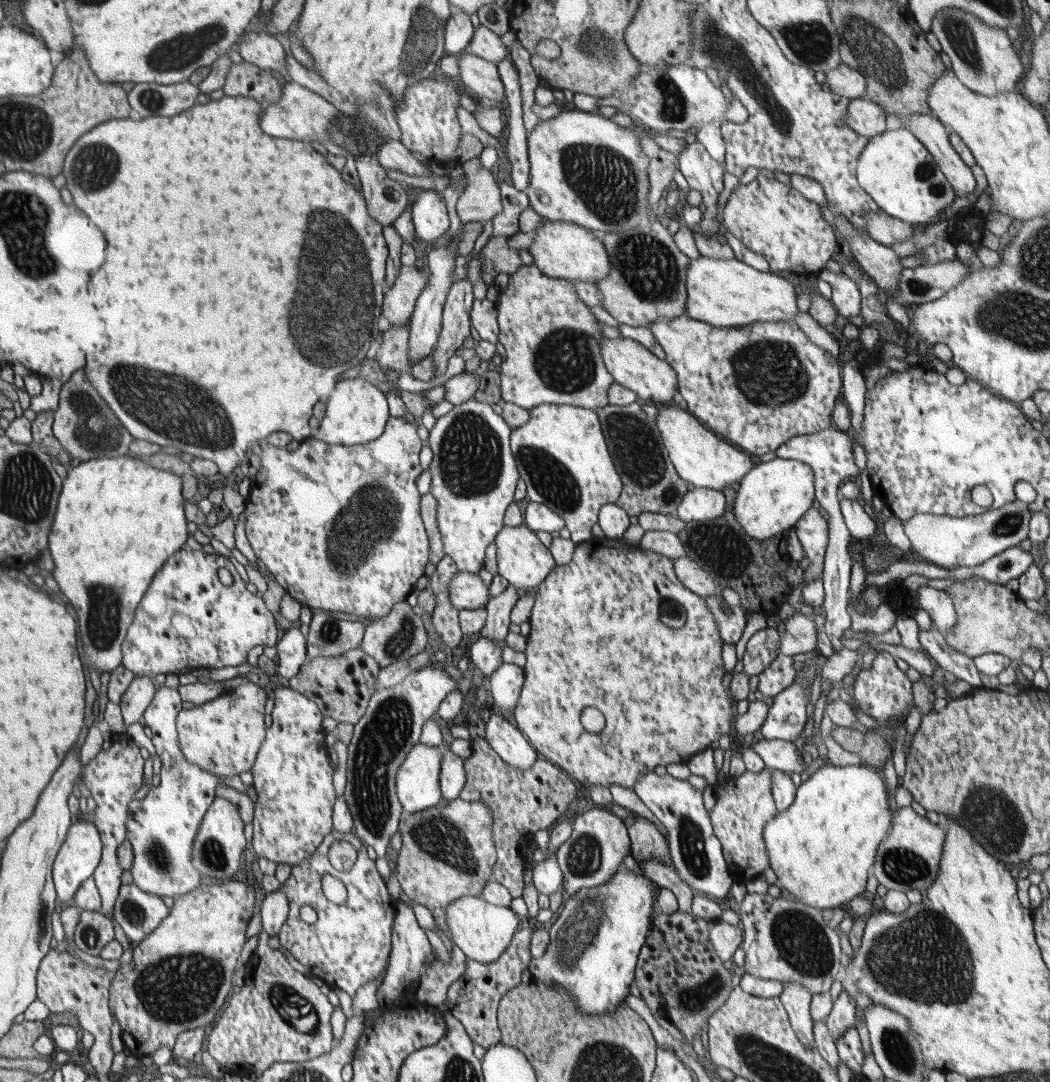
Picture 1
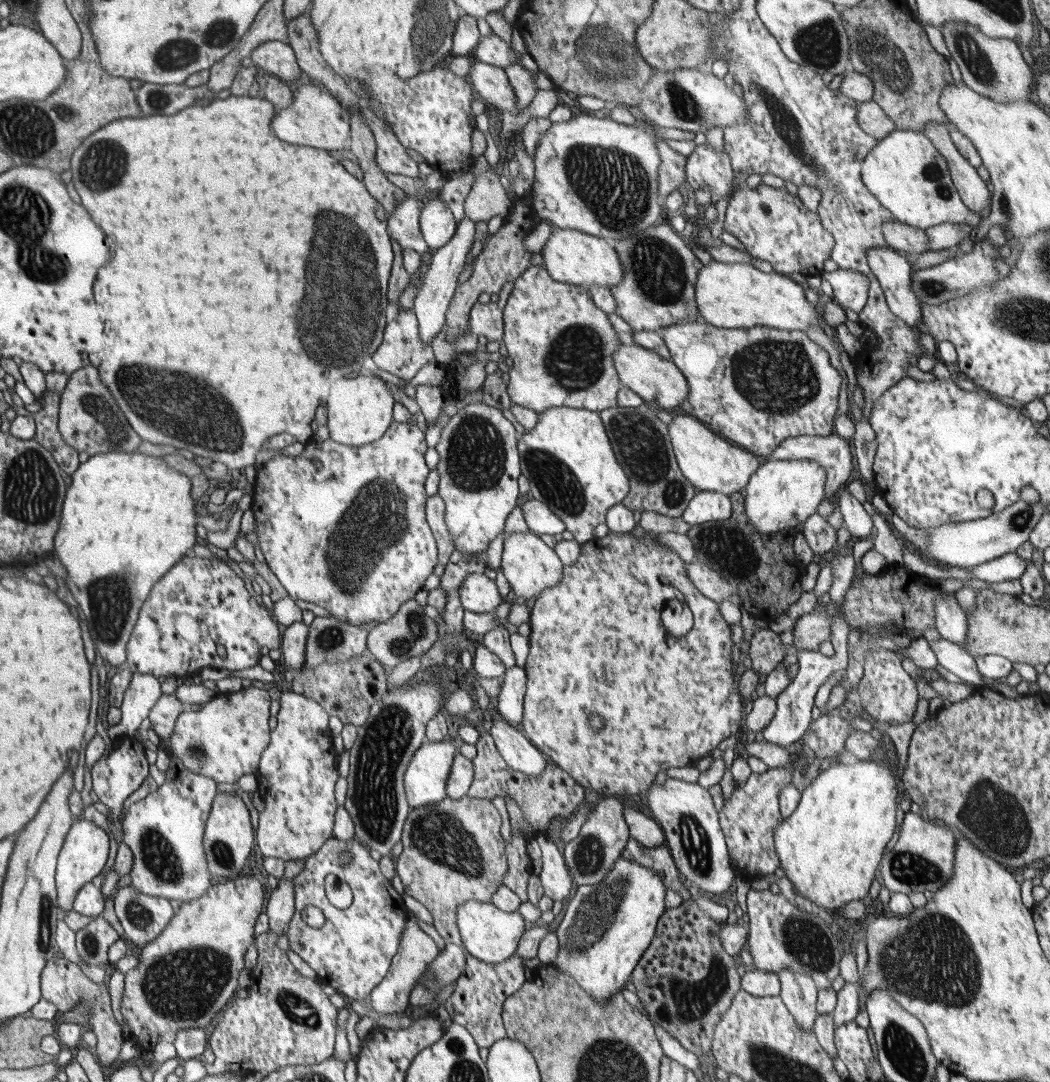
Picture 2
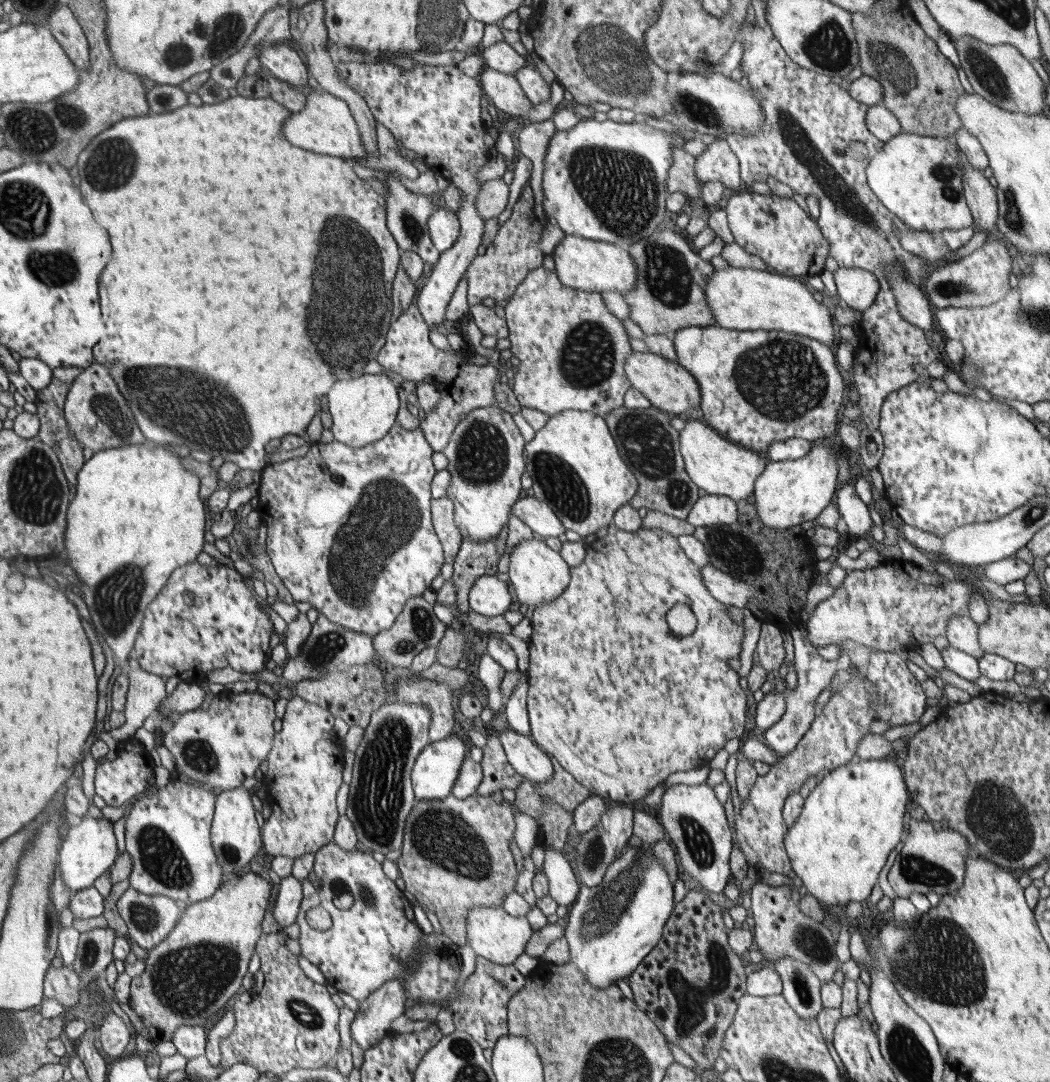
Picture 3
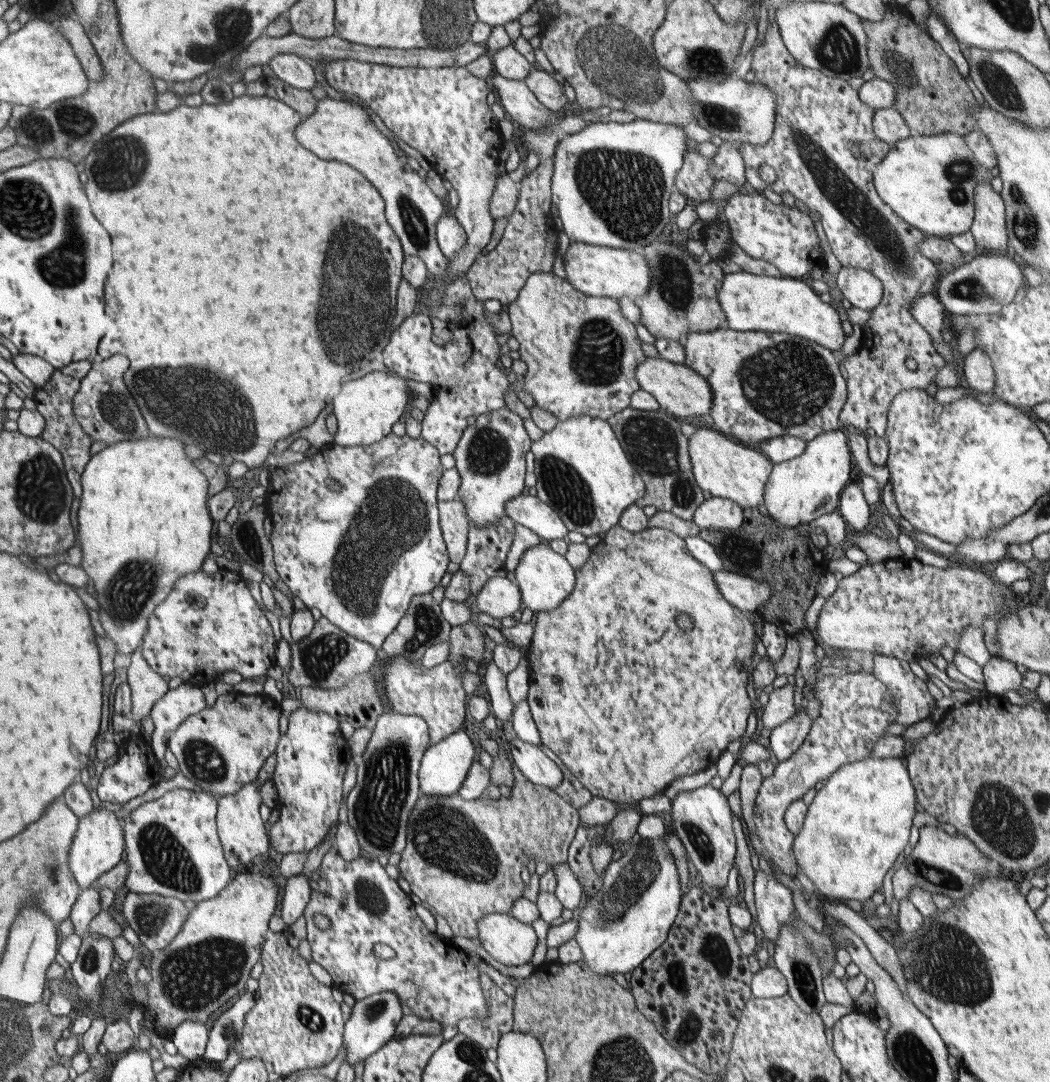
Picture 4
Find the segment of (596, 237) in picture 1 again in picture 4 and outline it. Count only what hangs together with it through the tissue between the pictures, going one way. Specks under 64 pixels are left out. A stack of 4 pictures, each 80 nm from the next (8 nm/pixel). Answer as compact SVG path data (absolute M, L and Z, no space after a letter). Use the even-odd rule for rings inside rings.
M571 241L562 262L566 270L566 280L578 292L587 296L620 299L623 296L636 301L648 293L652 271L646 257L639 251L622 248L594 246L585 242Z

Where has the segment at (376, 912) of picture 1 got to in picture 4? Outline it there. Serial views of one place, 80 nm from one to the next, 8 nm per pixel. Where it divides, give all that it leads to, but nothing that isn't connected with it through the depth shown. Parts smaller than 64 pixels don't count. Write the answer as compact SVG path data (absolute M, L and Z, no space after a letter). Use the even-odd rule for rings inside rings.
M332 846L329 852L324 854L321 867L317 872L317 877L322 877L322 880L326 880L328 886L330 886L330 891L324 893L313 890L311 892L310 902L306 904L304 915L302 915L304 916L304 920L306 920L306 939L312 948L312 960L314 962L318 962L318 964L321 964L331 974L333 978L332 986L340 989L343 993L351 994L355 999L362 1000L380 992L395 992L397 998L400 999L401 1005L408 1006L411 1014L415 1014L422 1020L434 1020L434 1022L439 1022L440 1024L444 1024L444 1026L458 1026L458 1023L461 1022L463 1018L476 1018L482 1020L488 1016L486 996L484 996L482 993L482 987L480 987L480 976L482 976L482 974L488 974L488 976L494 979L509 996L515 996L517 986L510 982L510 978L502 975L502 973L499 973L496 969L494 969L494 967L492 967L492 965L477 956L474 957L477 959L476 962L470 962L470 960L468 960L468 956L466 956L466 950L458 948L454 942L452 942L452 944L448 944L448 942L450 942L449 938L441 937L436 934L436 932L431 932L428 930L428 928L424 926L424 922L422 922L422 920L416 916L414 902L412 902L412 900L410 900L410 898L408 898L408 896L406 896L406 894L400 890L398 882L396 882L396 880L392 880L392 878L386 874L386 870L380 866L378 861L362 858L362 856L360 856L348 862L340 857L338 850L335 848L335 846ZM316 914L326 915L326 917L330 919L330 928L322 930L316 927L314 920L312 920ZM378 943L388 944L388 946L390 946L390 948L396 952L396 956L387 960L375 957L372 949L374 948L374 945Z

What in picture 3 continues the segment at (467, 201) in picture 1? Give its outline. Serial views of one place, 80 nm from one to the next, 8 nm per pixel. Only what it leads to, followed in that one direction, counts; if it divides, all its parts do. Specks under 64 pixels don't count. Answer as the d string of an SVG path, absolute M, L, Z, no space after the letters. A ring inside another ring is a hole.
M505 178L493 179L483 183L476 197L476 208L484 220L495 219L508 206L509 182Z

